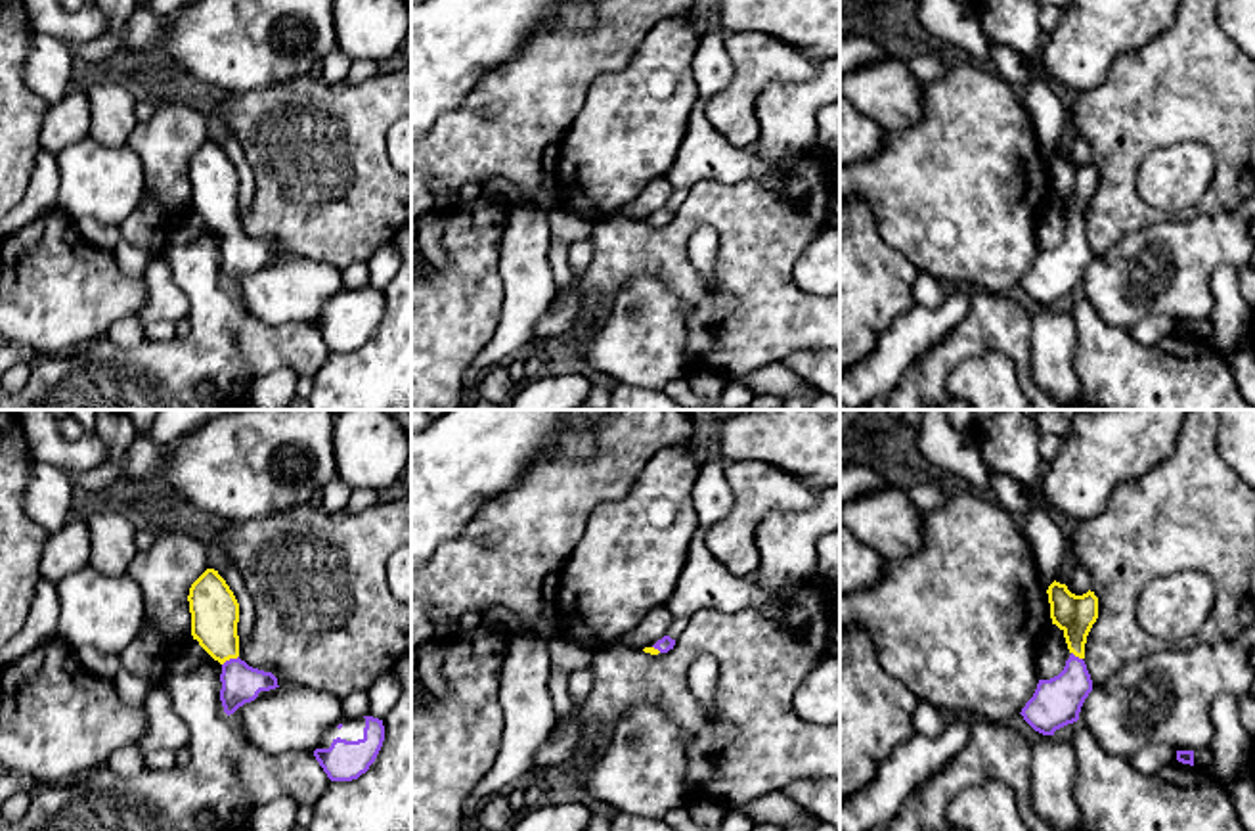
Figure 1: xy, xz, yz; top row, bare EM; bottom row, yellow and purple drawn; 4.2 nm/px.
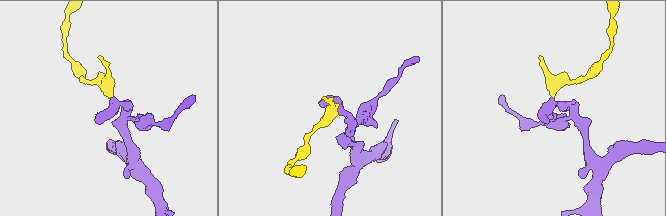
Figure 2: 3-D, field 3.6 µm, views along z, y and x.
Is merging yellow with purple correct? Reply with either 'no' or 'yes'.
yes

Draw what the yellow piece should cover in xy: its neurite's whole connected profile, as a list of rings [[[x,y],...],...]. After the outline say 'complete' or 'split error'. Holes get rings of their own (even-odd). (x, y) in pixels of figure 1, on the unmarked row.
[[[207,140],[189,159],[191,207],[222,236],[220,272],[230,287],[260,262],[279,258],[272,243],[249,237],[239,230],[239,174],[214,140]]]; split error

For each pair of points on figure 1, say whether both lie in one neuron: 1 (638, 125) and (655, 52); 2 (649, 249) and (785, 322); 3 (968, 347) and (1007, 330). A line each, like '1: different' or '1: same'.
1: same
2: same
3: same

